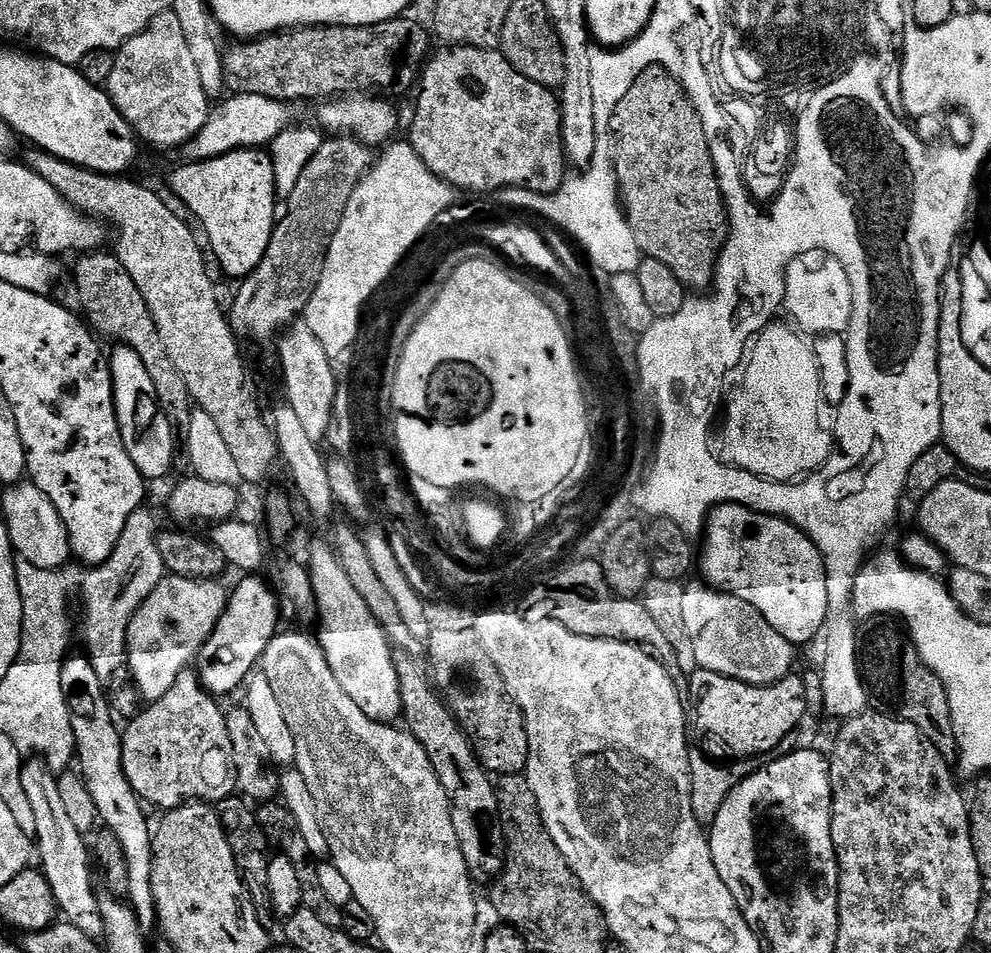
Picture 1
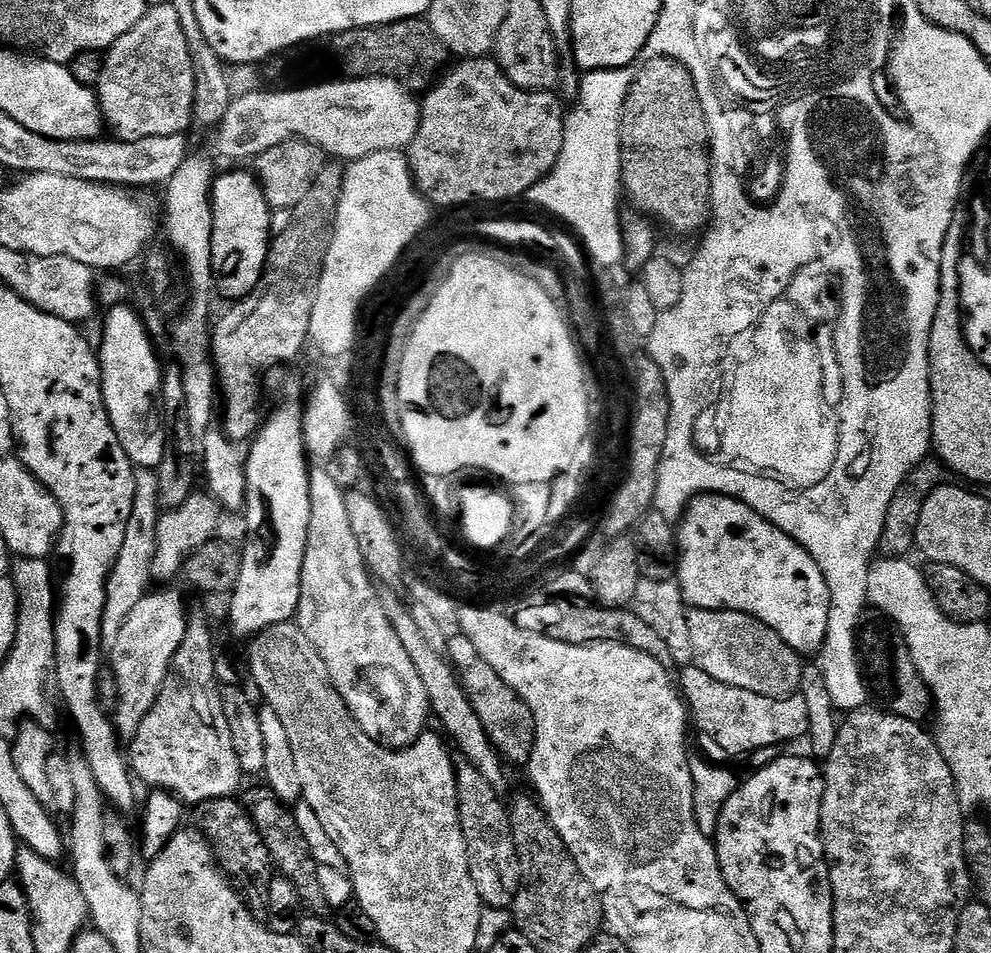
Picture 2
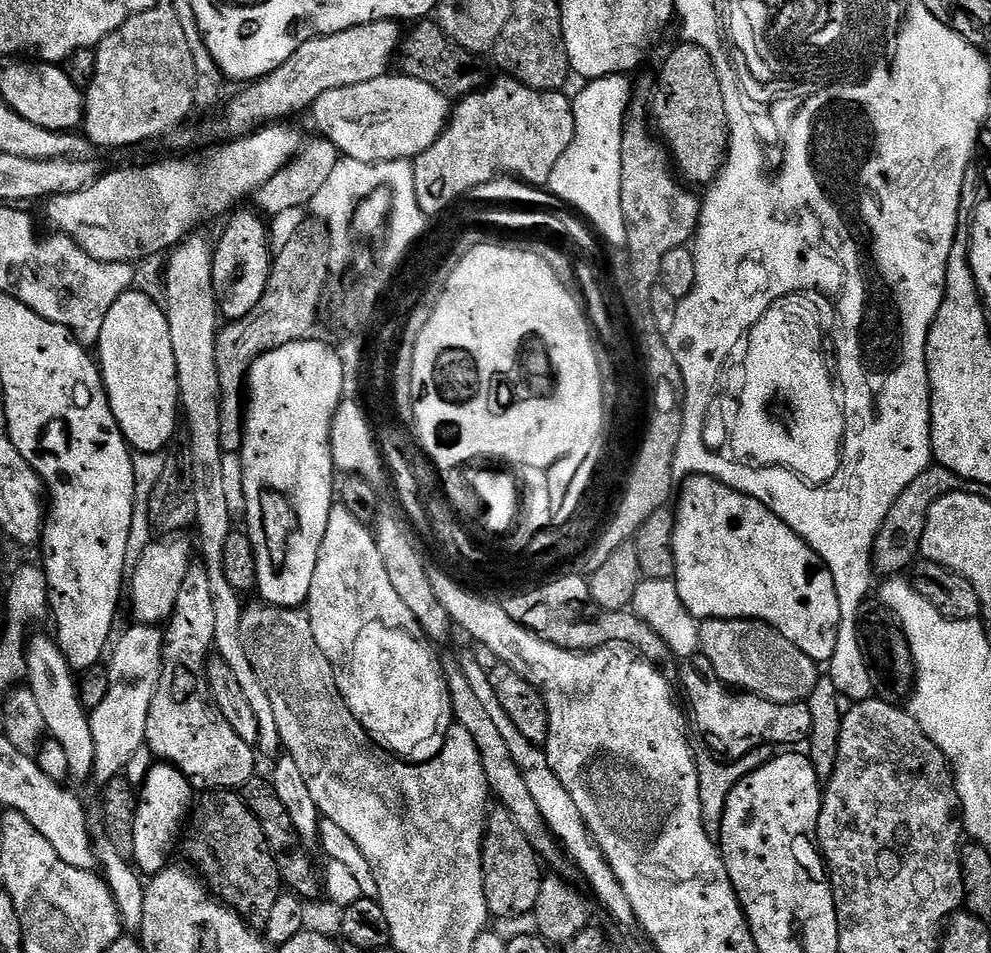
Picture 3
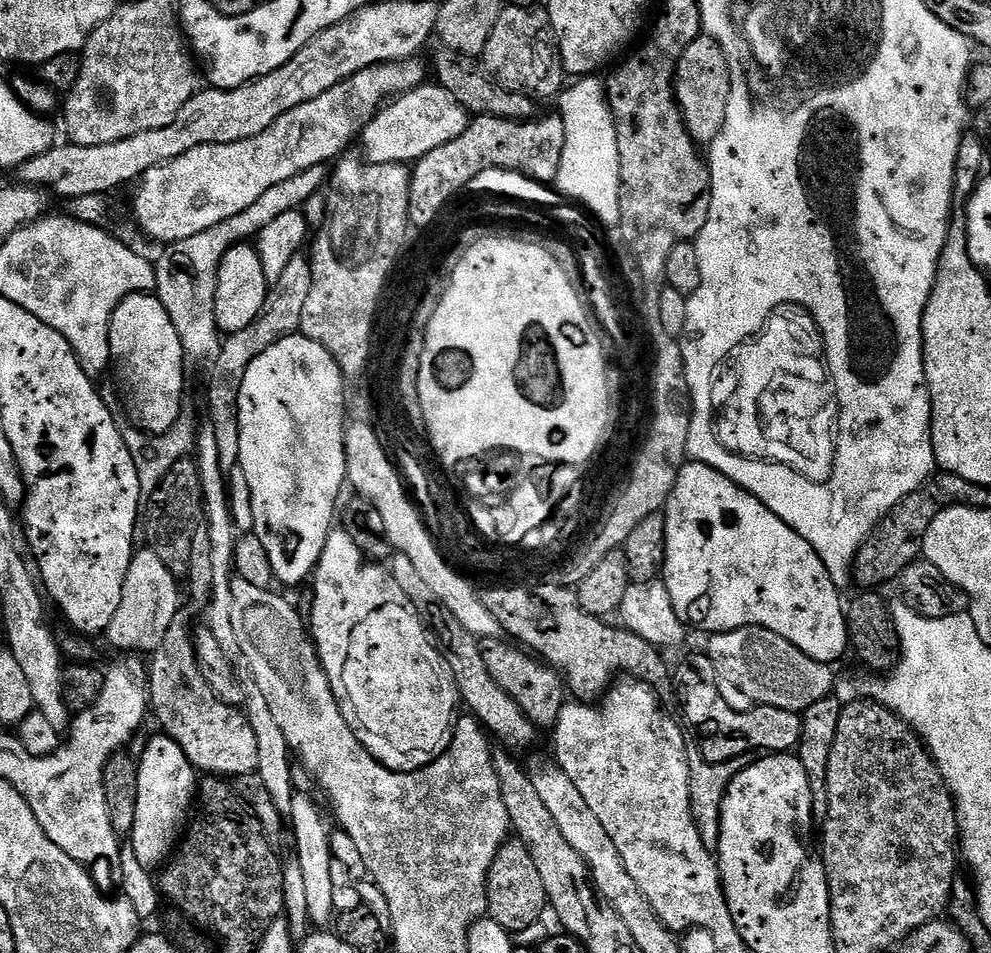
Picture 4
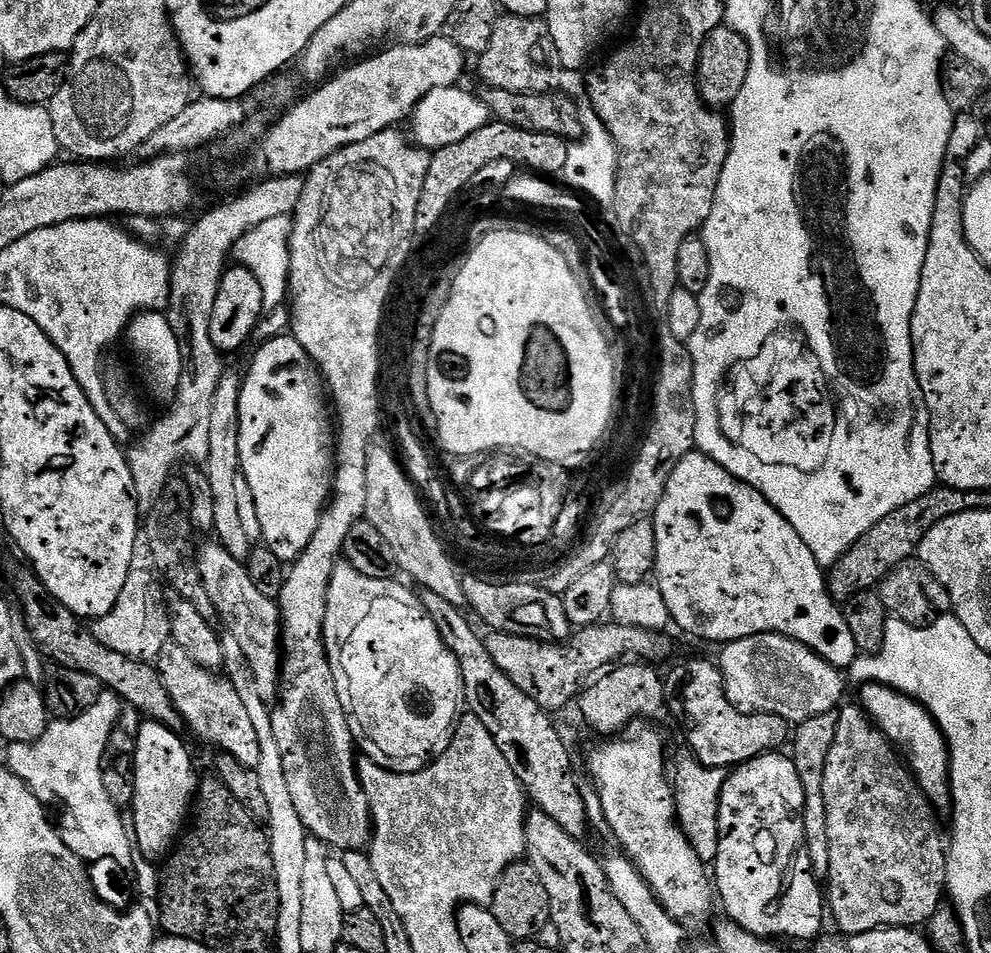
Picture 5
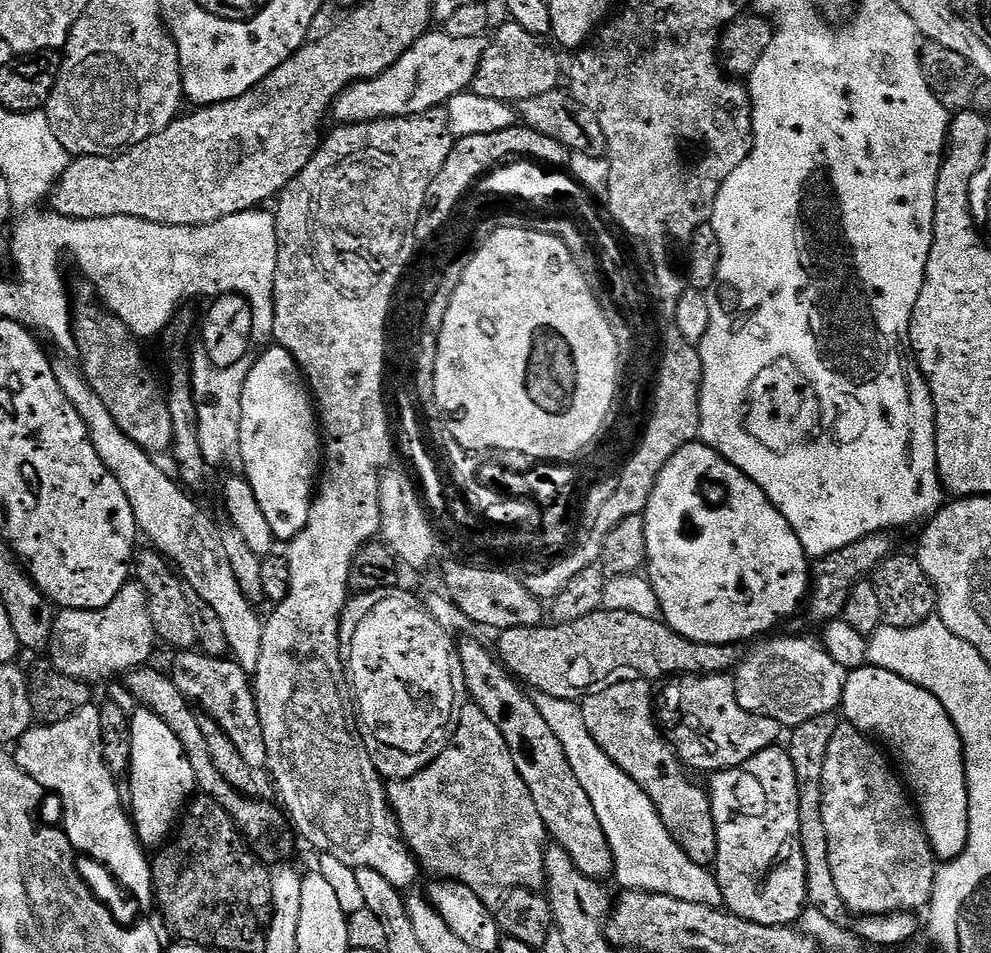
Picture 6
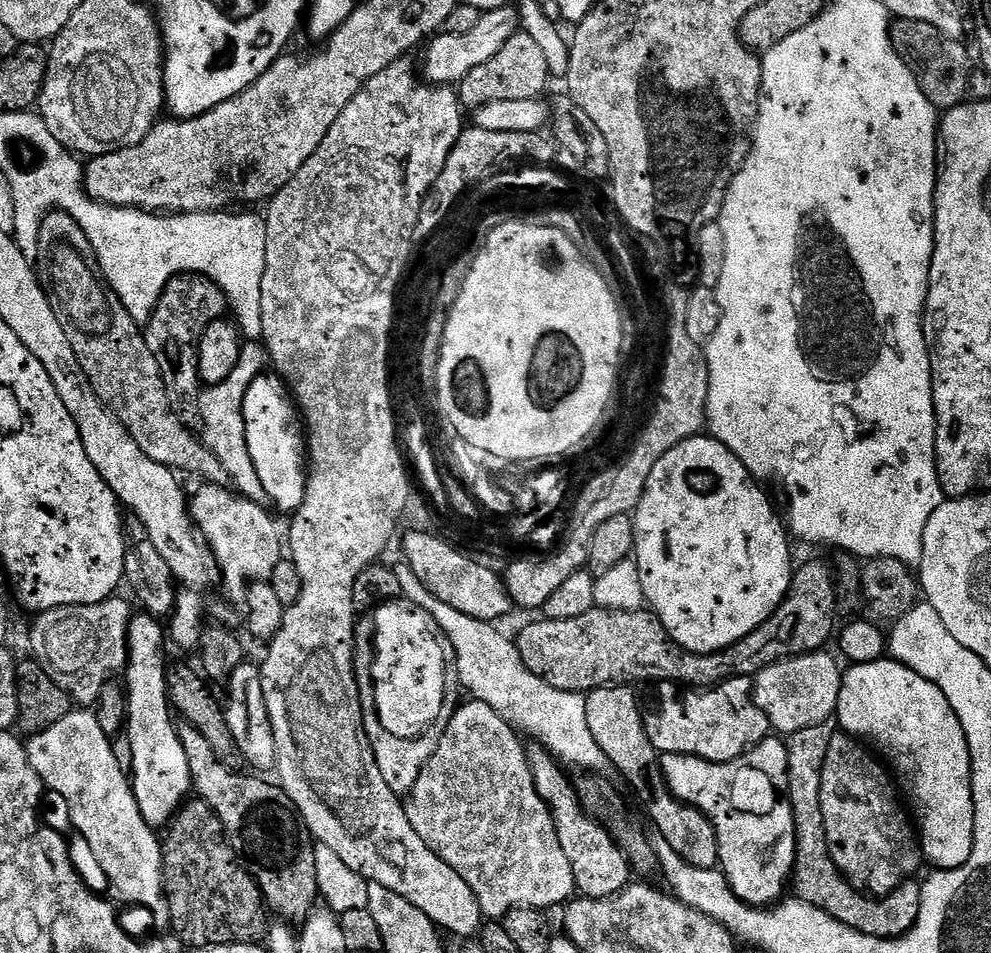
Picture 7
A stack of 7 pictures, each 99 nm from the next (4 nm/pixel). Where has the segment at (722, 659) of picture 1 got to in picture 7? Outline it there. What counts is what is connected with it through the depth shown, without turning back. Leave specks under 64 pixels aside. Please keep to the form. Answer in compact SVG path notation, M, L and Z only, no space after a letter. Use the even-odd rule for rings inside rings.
M821 650L811 652L809 656L794 656L791 660L781 660L780 663L762 670L754 678L756 705L766 714L777 733L791 734L806 730L835 717L842 668L836 665L834 657L827 656L826 653L827 651Z

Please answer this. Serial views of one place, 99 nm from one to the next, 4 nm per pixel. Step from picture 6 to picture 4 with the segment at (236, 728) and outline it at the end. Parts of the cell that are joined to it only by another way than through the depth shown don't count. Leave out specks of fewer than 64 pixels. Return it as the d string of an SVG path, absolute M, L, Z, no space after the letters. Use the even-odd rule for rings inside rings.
M187 610L177 612L174 622L170 622L170 630L166 630L166 638L162 638L158 650L150 654L152 665L150 663L147 665L146 683L151 711L154 716L156 712L157 722L164 727L161 728L163 735L171 736L174 742L178 742L178 746L182 748L197 773L211 774L216 778L245 776L255 772L258 766L258 738L254 738L254 730L243 711L240 708L231 708L226 702L222 702L216 697L214 690L206 686L206 678L202 678L198 670L198 662L191 645L193 631L191 614Z

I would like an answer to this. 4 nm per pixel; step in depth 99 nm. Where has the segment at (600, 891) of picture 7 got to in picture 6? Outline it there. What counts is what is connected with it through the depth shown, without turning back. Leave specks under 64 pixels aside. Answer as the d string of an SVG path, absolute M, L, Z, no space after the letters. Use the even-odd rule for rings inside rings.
M461 639L458 651L467 695L472 695L469 696L471 703L477 704L482 714L486 714L486 718L502 730L502 738L506 738L506 746L510 746L510 758L514 758L514 766L518 766L518 774L522 774L522 782L526 782L530 798L534 798L534 806L538 806L538 814L542 814L549 837L559 848L566 850L566 854L570 854L570 860L578 866L578 870L582 870L582 874L595 880L611 877L614 854L610 850L610 842L606 842L606 830L602 830L602 822L598 822L598 814L594 814L594 805L590 803L590 794L586 794L586 790L582 790L582 782L574 778L574 770L570 770L562 742L558 742L554 730L550 730L546 718L542 718L535 699L478 641Z

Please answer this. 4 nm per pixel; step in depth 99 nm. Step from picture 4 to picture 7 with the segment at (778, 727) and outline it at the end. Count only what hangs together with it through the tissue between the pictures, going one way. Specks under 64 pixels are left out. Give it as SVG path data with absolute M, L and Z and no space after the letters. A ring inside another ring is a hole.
M739 676L726 680L711 690L688 690L685 696L668 696L665 700L656 700L643 709L644 725L650 742L661 754L686 754L709 760L711 764L725 764L744 755L749 748L769 739L773 726L766 714L756 705L754 699L754 680L751 676Z

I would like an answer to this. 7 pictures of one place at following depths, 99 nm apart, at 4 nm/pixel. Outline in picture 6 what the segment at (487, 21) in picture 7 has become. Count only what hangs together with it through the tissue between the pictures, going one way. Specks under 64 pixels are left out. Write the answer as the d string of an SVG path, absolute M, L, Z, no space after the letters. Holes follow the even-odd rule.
M429 30L424 33L422 38L418 38L418 42L414 42L414 46L410 50L406 50L406 54L402 54L402 58L398 58L398 62L394 62L394 66L387 68L381 76L376 76L372 80L358 80L356 83L350 85L341 96L337 96L330 109L331 119L336 119L335 123L337 125L367 124L369 120L395 120L398 116L422 116L439 109L441 106L447 105L448 101L453 100L459 92L467 92L471 89L472 79L478 70L480 59L484 56L486 49L488 49L488 40L484 36L479 36L478 38L450 38L443 30Z

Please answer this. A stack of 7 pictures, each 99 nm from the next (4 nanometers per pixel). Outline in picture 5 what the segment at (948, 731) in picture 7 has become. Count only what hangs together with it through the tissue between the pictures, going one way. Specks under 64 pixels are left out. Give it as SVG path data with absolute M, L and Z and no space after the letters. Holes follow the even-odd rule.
M865 684L859 689L859 707L868 713L868 717L882 730L882 734L902 753L911 773L920 783L921 790L928 795L928 801L937 810L948 810L952 806L952 771L950 770L950 754L948 753L948 739L936 725L927 708L923 708L917 700L904 696L898 690L887 688L884 684Z

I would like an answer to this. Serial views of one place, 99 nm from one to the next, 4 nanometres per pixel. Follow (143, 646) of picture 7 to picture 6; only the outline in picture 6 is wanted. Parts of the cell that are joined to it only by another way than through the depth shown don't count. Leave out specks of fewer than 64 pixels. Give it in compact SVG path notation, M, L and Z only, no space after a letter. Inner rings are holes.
M140 706L135 710L137 712L133 711L130 716L132 721L130 815L141 844L145 849L156 850L173 835L186 805L197 791L196 779L190 762L184 756L182 742L178 742L174 730L170 730L170 726L166 726L166 722L162 722L162 718L158 718L158 714L154 714L149 708Z

